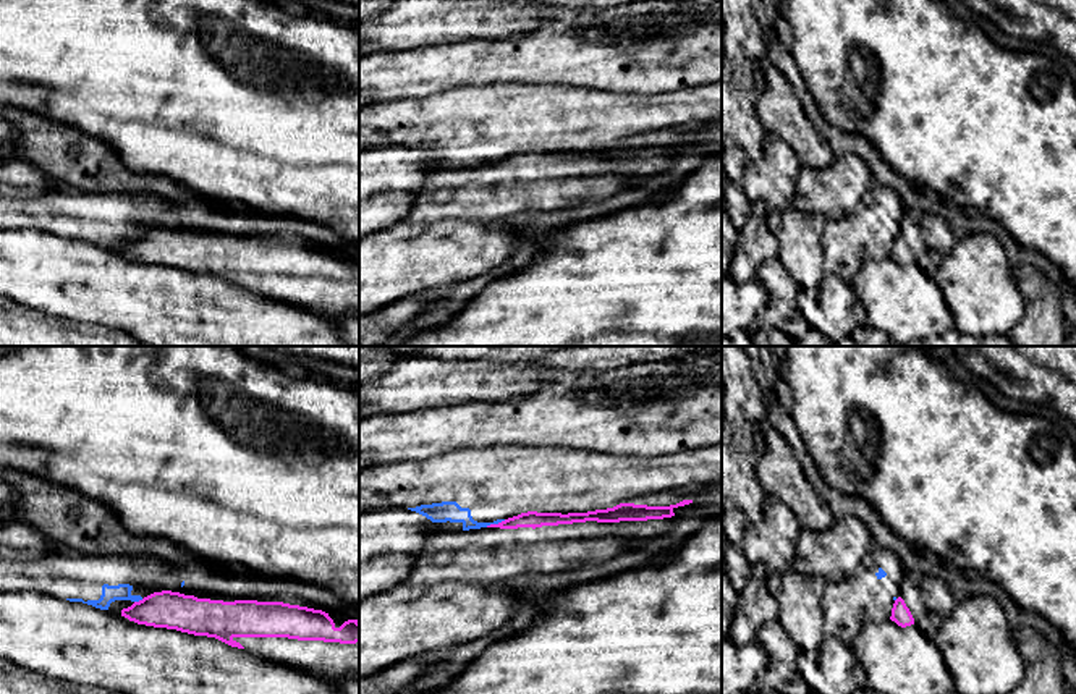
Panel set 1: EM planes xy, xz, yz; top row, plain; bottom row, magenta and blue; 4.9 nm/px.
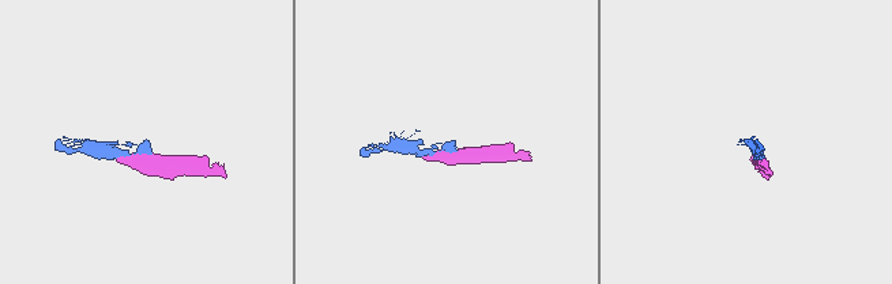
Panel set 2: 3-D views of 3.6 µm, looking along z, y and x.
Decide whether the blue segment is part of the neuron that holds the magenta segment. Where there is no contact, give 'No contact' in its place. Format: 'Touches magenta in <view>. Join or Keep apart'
Touches magenta in xz. Keep apart

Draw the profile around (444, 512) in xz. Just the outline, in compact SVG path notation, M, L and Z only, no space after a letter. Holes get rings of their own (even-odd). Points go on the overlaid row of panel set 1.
M722 442L662 456L597 453L571 446L497 445L362 469L359 513L406 508L435 523L434 529L438 532L461 532L498 524L527 511L587 513L629 503L638 495L717 482L722 482Z

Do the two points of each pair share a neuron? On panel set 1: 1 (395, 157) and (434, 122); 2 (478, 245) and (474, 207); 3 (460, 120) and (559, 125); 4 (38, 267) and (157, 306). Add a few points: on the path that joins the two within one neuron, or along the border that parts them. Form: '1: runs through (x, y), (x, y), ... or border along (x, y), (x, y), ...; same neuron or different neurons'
1: border along (406, 146), (376, 148); different neurons
2: border along (494, 217), (445, 217), (439, 222); different neurons
3: runs through (484, 120), (534, 120); same neuron
4: runs through (67, 279), (86, 280), (128, 296); same neuron

